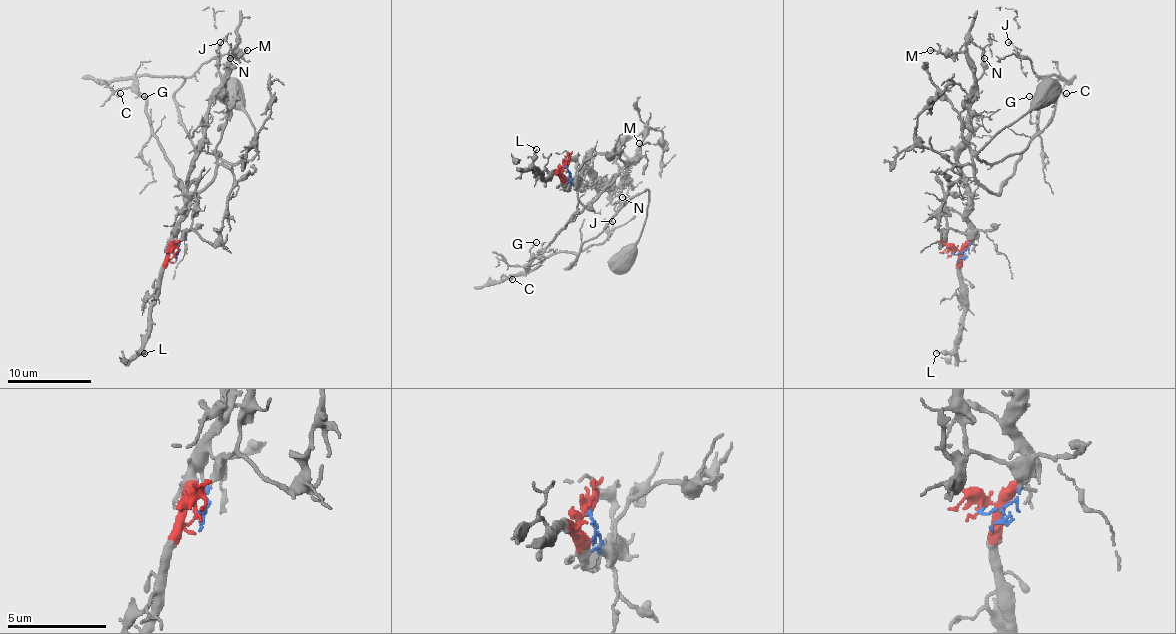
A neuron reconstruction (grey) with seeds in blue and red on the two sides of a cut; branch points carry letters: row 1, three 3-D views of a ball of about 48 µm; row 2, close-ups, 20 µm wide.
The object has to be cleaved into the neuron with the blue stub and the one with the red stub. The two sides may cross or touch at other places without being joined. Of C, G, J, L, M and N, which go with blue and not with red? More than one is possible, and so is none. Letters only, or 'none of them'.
C, G, J

